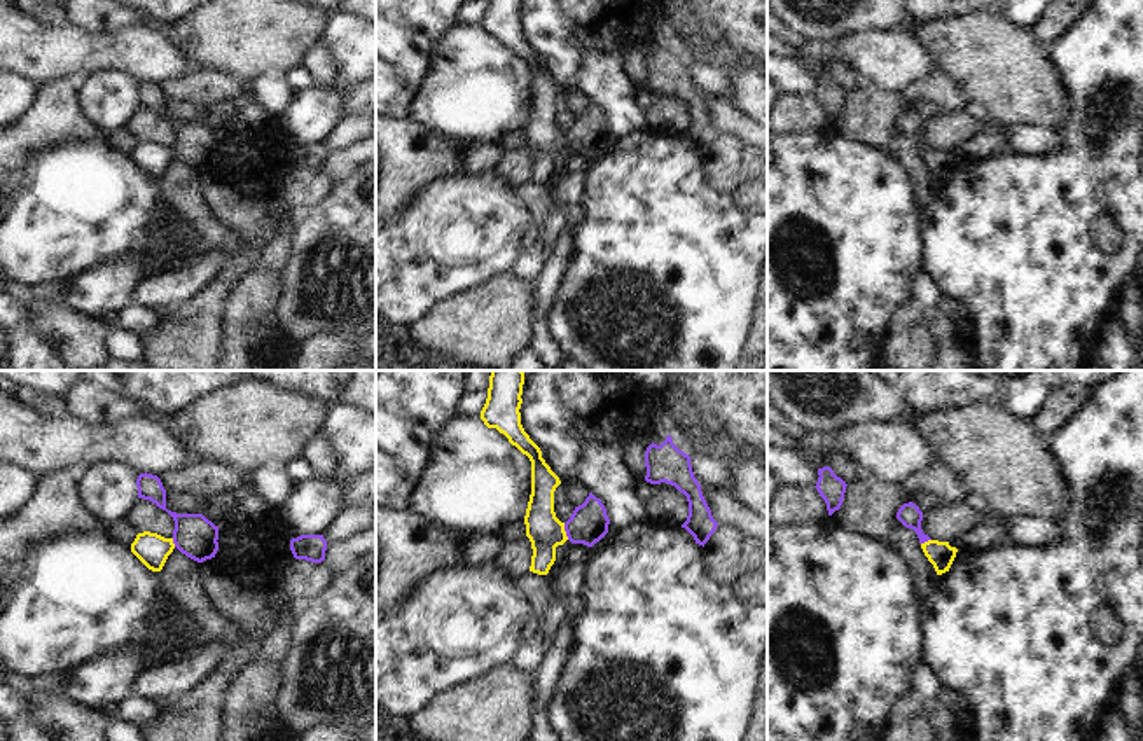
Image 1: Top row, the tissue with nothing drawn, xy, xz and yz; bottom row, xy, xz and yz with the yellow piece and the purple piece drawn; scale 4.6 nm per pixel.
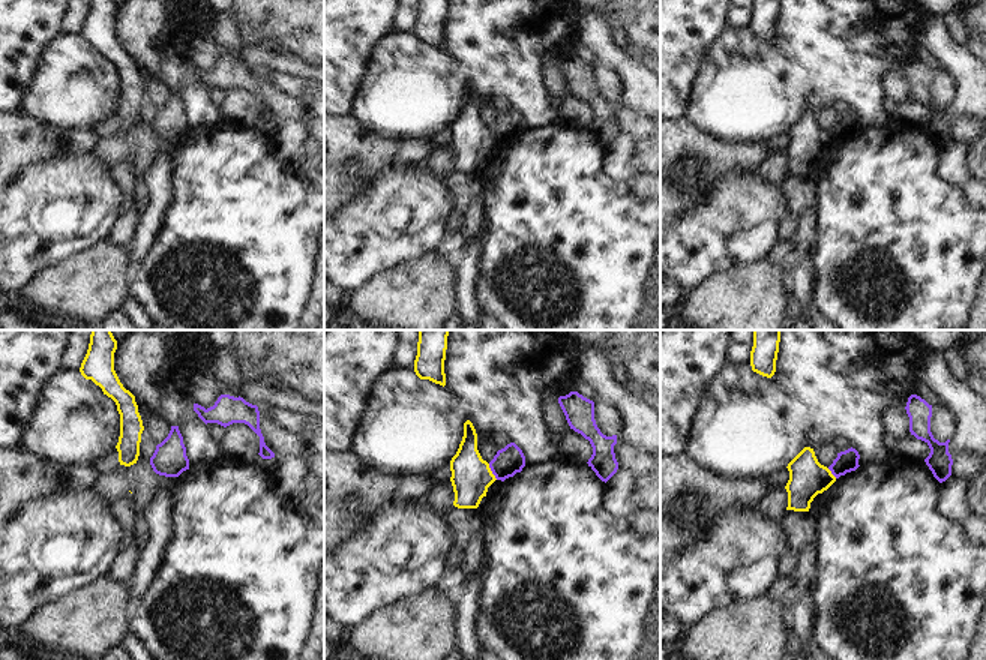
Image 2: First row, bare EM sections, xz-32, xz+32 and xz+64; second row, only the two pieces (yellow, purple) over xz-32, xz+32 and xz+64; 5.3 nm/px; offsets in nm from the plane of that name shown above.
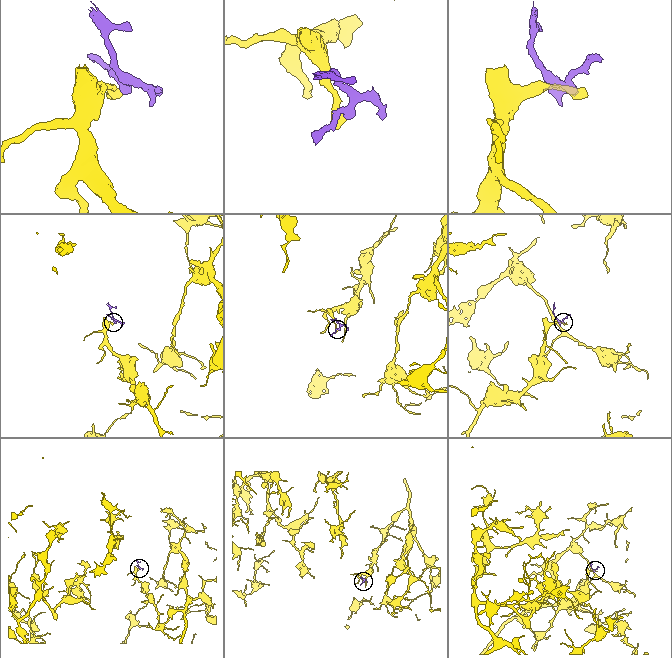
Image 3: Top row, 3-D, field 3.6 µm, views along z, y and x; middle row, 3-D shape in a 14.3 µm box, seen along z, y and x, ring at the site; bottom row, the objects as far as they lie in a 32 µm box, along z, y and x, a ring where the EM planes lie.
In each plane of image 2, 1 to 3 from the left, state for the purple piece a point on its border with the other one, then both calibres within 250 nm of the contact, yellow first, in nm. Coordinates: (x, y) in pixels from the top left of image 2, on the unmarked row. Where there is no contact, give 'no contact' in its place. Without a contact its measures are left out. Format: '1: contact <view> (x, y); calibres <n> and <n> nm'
1: no contact
2: contact xz+32 (491, 135); calibres 220 and 150 nm
3: contact xz+64 (830, 137); calibres 200 and 120 nm

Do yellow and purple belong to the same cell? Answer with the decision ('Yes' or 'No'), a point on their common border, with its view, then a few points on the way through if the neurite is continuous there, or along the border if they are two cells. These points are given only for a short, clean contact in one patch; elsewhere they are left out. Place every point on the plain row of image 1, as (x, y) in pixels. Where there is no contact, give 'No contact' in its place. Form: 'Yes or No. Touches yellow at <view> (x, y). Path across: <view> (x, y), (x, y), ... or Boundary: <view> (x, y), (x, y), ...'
No. Touches yellow at xz (565, 140). Boundary: xz (563, 131), (568, 147)

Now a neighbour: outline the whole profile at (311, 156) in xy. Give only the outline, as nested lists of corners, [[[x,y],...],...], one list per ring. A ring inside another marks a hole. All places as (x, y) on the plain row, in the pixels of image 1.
[[[301,143],[290,149],[290,159],[295,168],[322,171],[325,168],[327,149],[323,143]]]

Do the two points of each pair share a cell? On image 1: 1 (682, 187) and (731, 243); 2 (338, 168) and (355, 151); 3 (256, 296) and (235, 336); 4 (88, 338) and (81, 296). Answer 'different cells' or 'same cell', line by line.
1: same cell
2: same cell
3: same cell
4: different cells

